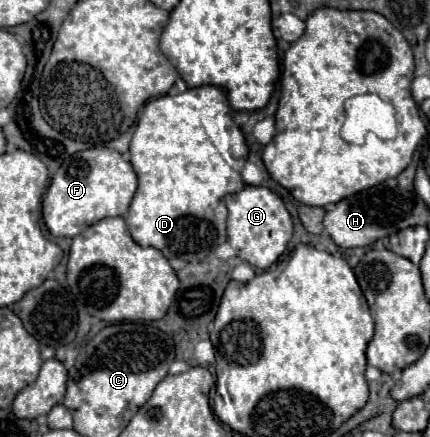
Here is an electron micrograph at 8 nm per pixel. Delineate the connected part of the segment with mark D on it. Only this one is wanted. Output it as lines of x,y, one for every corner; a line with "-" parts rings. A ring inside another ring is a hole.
200,86
176,96
166,94
150,100
144,106
130,142
130,162
138,174
138,190
126,216
128,230
140,246
158,248
166,258
200,262
212,256
214,250
226,242
228,210
224,196
230,192
240,192
244,188
240,172
244,168
248,152
241,129
236,126
236,122
232,122
234,120
228,98
216,86

